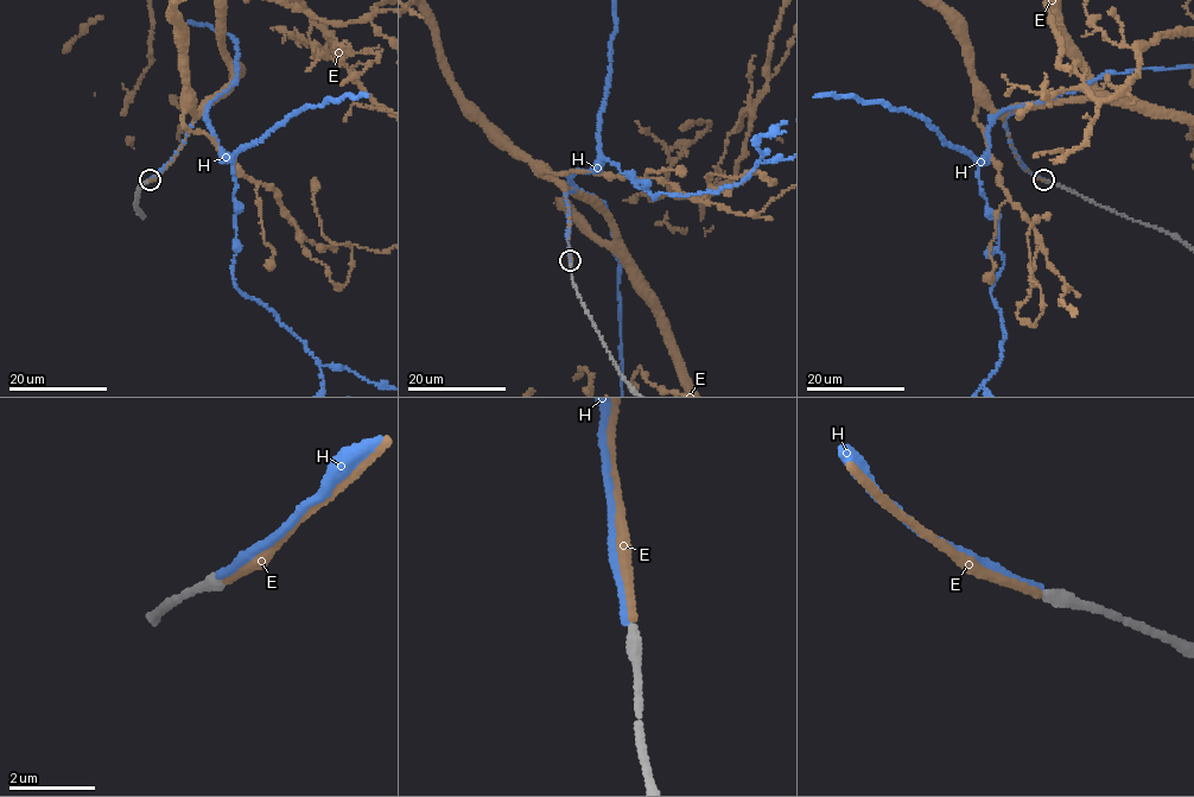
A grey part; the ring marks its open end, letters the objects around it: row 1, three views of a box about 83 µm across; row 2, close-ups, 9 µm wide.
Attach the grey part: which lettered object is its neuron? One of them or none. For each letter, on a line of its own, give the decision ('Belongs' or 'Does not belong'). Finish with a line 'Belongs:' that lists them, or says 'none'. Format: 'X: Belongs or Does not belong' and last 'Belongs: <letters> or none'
E: Belongs
H: Does not belong
Belongs: E

